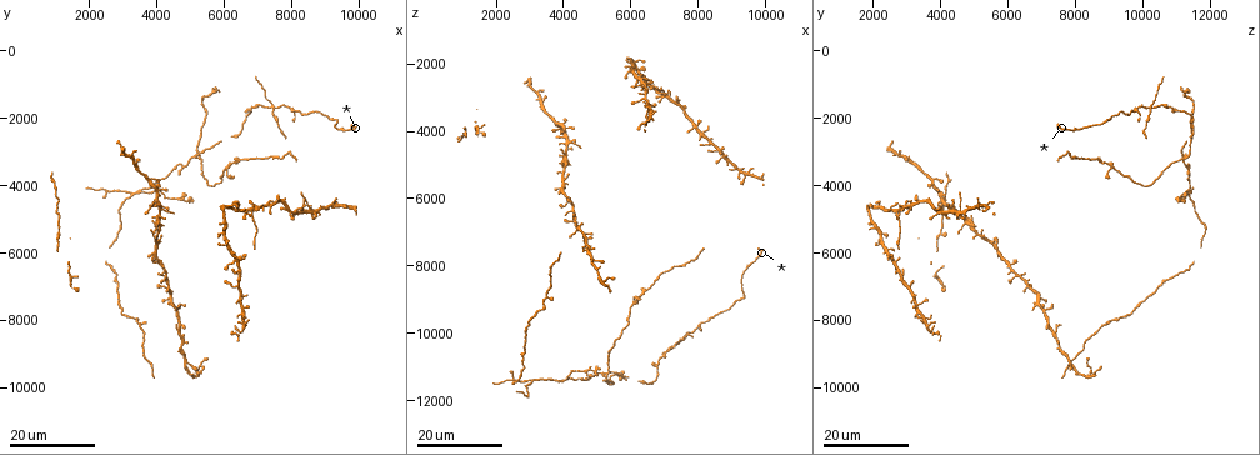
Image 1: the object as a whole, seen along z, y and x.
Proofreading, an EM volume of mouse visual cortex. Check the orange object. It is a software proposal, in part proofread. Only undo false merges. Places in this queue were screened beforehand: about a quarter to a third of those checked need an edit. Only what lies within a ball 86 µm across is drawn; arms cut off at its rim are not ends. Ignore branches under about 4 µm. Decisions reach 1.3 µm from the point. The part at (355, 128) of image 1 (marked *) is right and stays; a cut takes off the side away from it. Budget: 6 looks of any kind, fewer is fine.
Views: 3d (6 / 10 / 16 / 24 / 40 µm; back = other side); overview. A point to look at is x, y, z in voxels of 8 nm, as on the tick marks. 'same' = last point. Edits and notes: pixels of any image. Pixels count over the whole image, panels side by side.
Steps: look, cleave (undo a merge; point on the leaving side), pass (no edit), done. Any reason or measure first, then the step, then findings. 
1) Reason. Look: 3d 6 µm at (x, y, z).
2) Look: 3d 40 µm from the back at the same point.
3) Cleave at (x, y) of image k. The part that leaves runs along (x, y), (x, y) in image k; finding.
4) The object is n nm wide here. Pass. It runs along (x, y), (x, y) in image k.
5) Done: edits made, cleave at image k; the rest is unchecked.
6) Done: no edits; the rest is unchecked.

Side arm on a straight run. Look: 3d 24 µm at (5200, 3100, 11200).

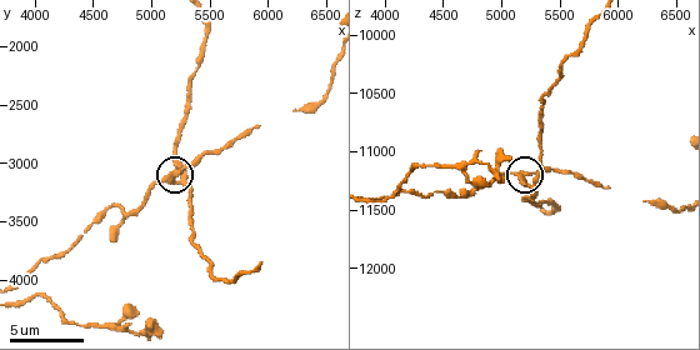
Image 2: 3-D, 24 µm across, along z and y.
Look: 3d 6 µm at (5140, 3120, 11180).

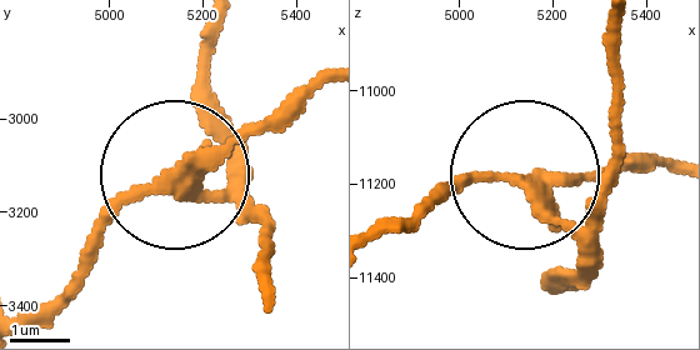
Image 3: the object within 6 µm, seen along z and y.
3 arms meet here. Cleave at (245, 163) of image 3. The part that leaves runs along (186, 181), (265, 221), (270, 285) in image 3; two cells meet here.

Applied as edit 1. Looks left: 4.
Four-way junction. Look: 3d 16 µm at (7400, 1700, 10200).

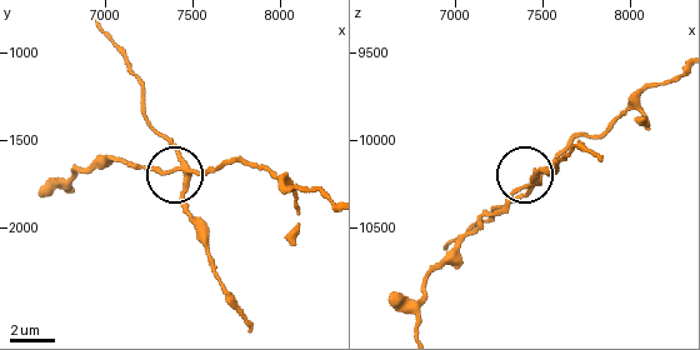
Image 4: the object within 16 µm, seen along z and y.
Zoom in. Look: 3d 6 µm at (7460, 1700, 10260).

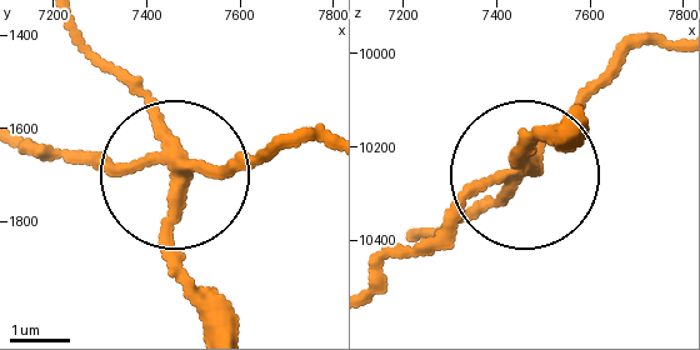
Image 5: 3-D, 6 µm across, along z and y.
Cleave at (170, 258) of image 5. The part that leaves runs along (174, 166), (74, 23) in image 5; a second cell is stuck on.

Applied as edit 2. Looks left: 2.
Look: 3d 16 µm at (6800, 4900, 2800).

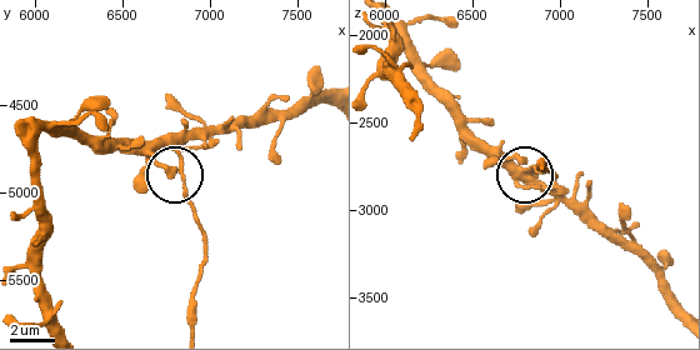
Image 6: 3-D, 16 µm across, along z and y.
Look: 3d 10 µm at (6800, 4880, 2740).

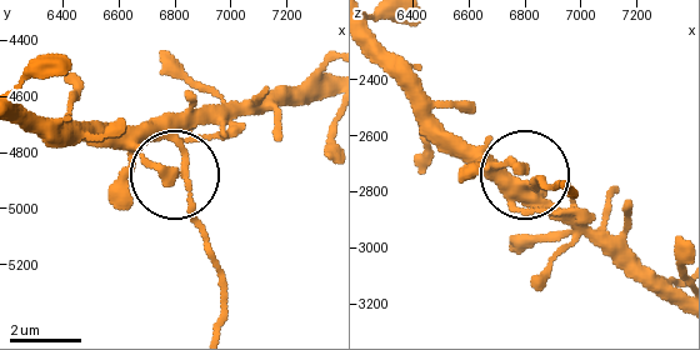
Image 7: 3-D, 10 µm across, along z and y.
Cleave at (186, 213) of image 7. Two cells meet here.

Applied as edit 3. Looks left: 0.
Done: edits made, cleave at image 3, cleave at image 5, cleave at image 7; the rest is unchecked.

